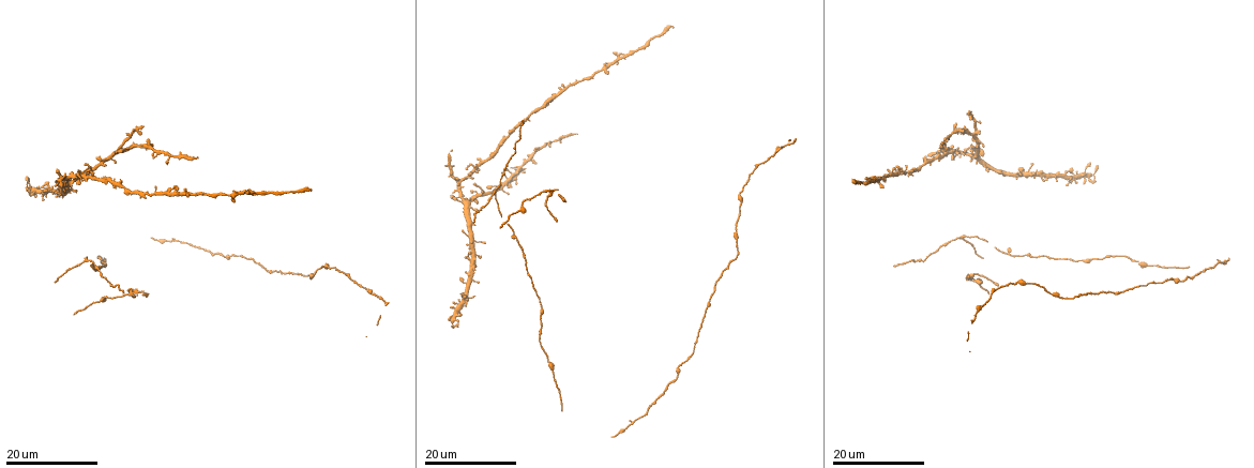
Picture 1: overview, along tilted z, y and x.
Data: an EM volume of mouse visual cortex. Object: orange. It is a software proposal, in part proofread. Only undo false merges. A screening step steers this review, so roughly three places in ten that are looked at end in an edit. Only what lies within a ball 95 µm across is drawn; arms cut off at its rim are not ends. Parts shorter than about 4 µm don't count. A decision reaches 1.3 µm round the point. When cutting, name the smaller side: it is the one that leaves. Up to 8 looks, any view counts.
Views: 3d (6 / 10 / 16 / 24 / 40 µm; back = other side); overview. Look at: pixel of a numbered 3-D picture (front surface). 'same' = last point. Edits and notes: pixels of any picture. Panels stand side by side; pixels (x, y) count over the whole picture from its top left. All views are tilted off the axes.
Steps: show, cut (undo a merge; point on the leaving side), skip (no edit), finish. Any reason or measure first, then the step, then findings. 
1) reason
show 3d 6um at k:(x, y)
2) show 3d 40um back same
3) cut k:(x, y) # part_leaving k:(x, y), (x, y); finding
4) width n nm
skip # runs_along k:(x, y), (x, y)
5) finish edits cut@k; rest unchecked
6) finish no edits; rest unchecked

show 3d 24um at 1:(983, 163)

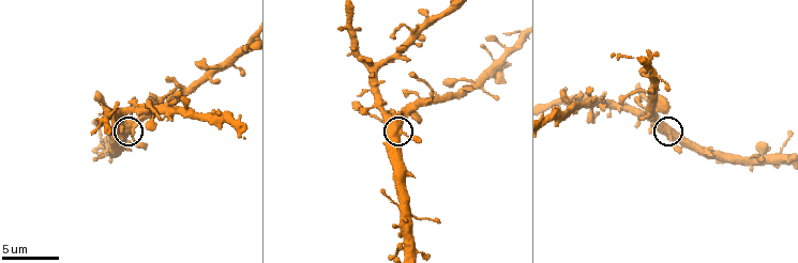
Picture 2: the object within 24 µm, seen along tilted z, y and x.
closer look
show 3d 6um at 2:(669, 133)

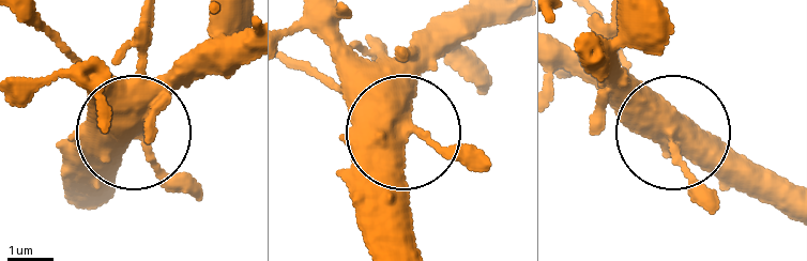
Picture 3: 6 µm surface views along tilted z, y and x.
width 420 nm
skip # continuous, no second neuron

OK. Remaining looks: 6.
show 3d 16um at 1:(86, 260)

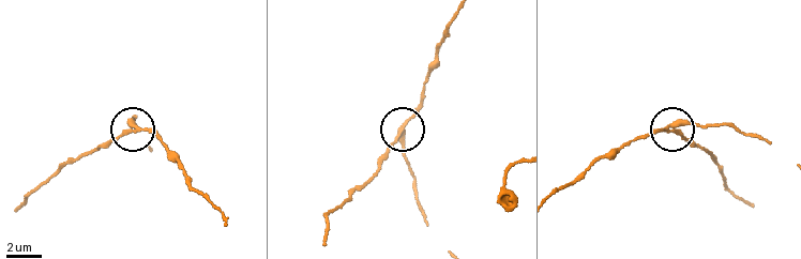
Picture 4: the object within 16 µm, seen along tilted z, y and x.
show 3d 10um at 4:(128, 131)

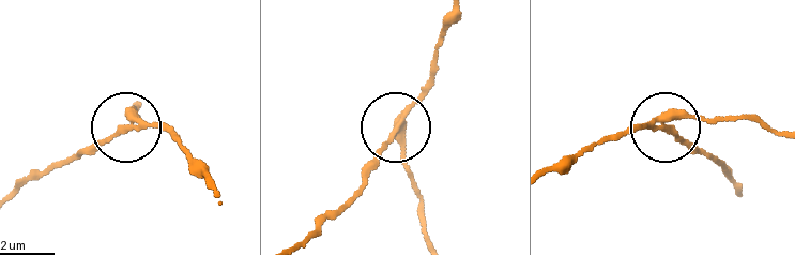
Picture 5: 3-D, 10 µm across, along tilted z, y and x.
arms 3
cut 5:(110, 138) # a second neuron is stuck on

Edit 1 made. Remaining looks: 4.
show overview

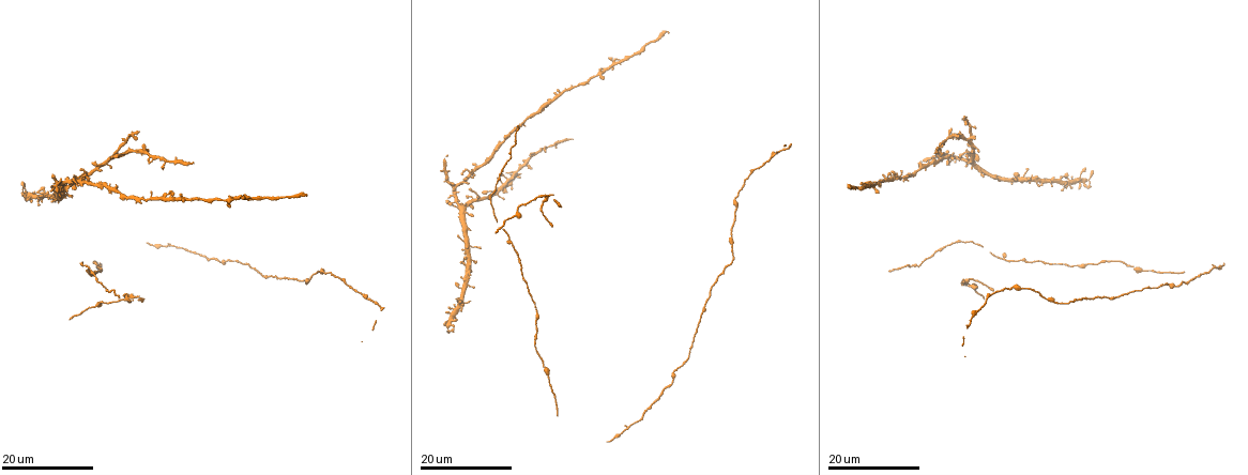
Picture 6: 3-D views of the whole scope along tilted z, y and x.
calibre changes
show 3d 16um at 6:(543, 195)

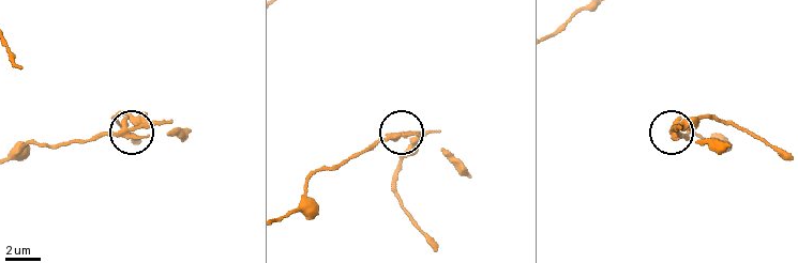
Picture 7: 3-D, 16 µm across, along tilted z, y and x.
closer look
show 3d 10um at 7:(130, 130)

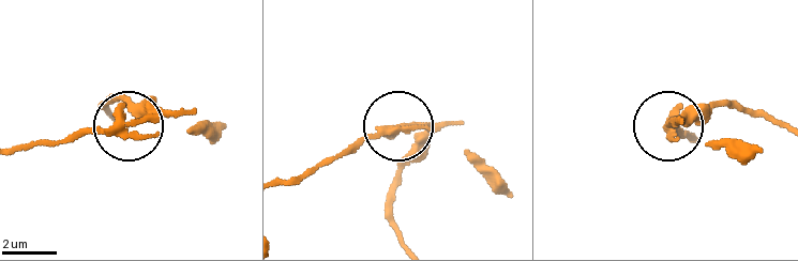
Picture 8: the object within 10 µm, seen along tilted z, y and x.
cut 8:(419, 148) # part_leaving 8:(667, 126), (702, 123), (725, 107), (785, 127); a second neuron is stuck on

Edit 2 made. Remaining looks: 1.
finish edits cut@5, cut@8; rest unchecked

